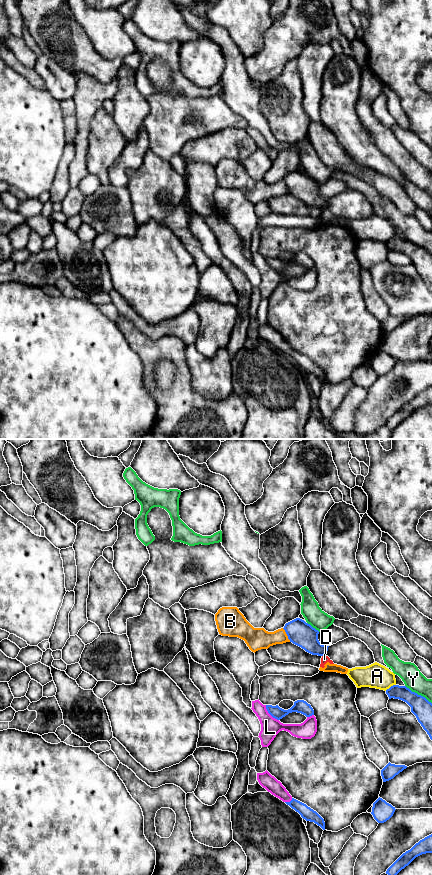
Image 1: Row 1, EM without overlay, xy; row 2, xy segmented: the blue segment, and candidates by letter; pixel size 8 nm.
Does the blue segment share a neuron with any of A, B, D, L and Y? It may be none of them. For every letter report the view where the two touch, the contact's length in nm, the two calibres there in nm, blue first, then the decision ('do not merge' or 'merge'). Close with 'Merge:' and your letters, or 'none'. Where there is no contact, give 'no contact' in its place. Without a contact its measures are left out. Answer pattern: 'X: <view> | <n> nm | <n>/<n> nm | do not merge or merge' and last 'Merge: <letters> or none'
A: xy | 100 nm | 130/190 nm | do not merge
B: xy | 130 nm | 200/180 nm | do not merge
D: xy | 30 nm | 200/60 nm | do not merge
L: xy | 170 nm | 110/160 nm | merge
Y: xy | 260 nm | 160/160 nm | do not merge
Merge: L

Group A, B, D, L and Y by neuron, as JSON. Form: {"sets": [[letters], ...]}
{"sets": [["A", "B", "D"], ["L"], ["Y"]]}

